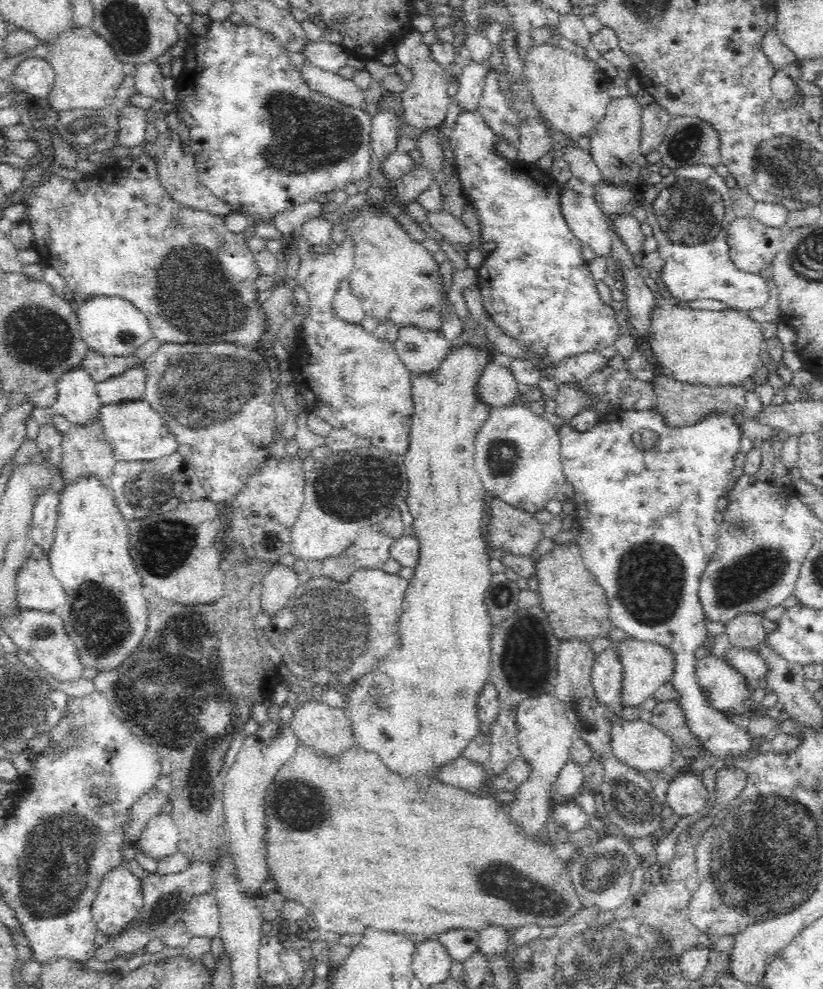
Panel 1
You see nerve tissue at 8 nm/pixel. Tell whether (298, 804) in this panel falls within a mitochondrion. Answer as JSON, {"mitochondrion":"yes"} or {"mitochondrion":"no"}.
{"mitochondrion":"yes"}

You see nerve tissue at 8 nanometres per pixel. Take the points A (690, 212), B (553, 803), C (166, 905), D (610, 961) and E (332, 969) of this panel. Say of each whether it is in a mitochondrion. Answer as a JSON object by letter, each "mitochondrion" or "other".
{"A":"mitochondrion","B":"other","C":"mitochondrion","D":"mitochondrion","E":"other"}

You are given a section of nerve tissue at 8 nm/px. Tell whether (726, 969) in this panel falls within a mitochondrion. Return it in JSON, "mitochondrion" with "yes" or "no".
{"mitochondrion":"no"}

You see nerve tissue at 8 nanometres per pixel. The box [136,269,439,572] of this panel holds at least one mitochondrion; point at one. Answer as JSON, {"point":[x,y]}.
{"point":[215,388]}

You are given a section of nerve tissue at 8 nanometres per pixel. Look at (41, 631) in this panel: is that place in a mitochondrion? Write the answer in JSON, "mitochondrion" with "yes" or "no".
{"mitochondrion":"yes"}

